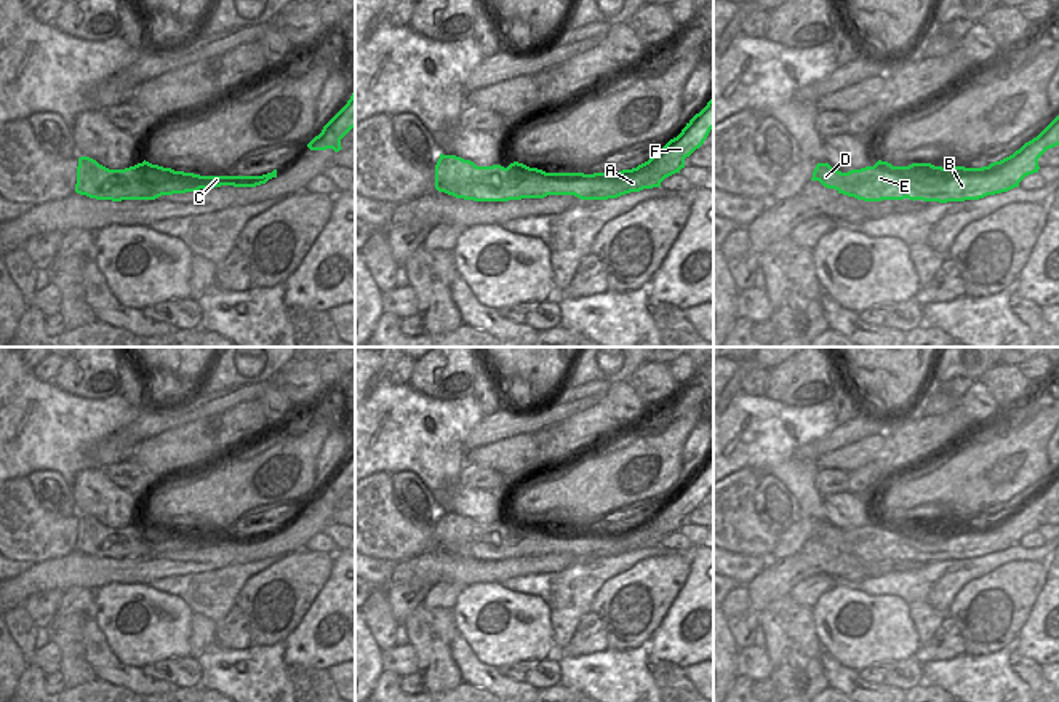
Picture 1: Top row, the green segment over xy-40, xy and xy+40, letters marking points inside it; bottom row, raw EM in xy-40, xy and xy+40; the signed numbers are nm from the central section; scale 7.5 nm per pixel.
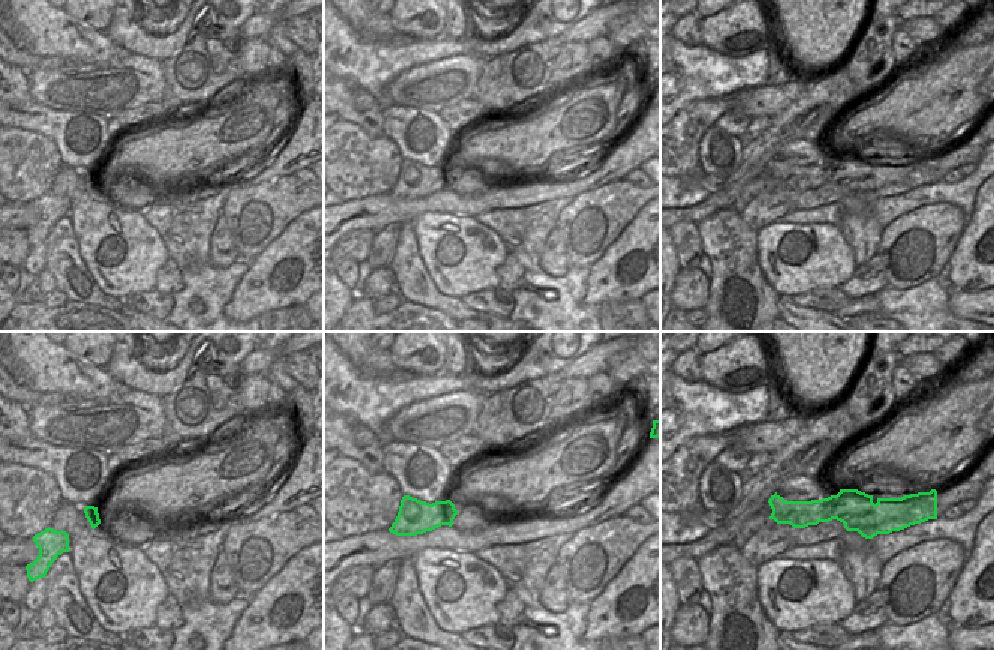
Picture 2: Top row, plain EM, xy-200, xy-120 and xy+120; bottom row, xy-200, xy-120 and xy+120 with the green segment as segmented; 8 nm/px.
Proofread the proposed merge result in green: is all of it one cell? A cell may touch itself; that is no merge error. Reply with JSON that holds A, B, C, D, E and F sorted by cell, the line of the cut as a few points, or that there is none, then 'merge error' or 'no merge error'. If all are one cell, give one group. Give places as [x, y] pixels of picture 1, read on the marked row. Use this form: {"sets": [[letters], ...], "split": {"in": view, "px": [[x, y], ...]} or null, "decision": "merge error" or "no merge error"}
{"sets": [["A", "B", "C", "D", "E", "F"]], "split": null, "decision": "no merge error"}

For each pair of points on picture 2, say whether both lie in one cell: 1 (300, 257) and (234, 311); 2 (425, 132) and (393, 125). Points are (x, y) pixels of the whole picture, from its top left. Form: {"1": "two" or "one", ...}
{"1": "one", "2": "one"}

